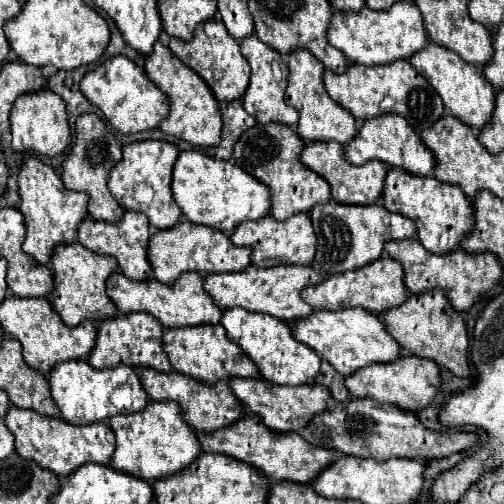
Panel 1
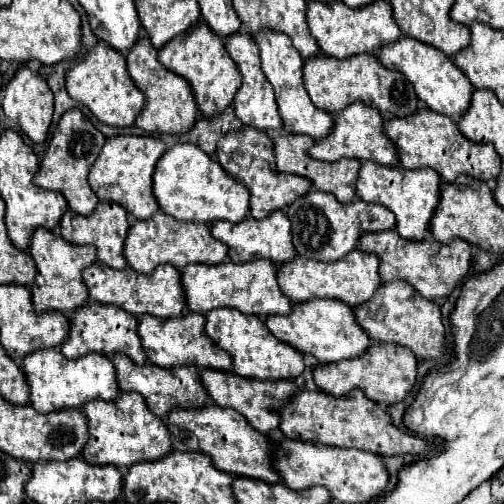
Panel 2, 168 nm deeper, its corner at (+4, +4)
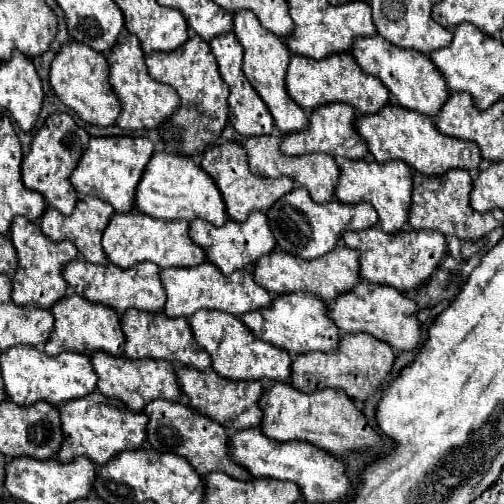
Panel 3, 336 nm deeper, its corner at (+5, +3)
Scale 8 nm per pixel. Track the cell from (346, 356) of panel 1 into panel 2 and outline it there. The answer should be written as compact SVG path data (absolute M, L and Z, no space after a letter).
M310 299L292 303L292 311L288 315L268 315L264 323L278 341L294 347L304 355L312 355L318 363L354 359L370 347L366 331L354 321L352 307L334 299Z

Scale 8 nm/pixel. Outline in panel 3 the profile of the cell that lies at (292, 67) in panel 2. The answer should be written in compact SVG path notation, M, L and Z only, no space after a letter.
M249 10L233 14L233 32L245 48L243 72L247 74L249 82L253 84L253 88L259 92L259 96L267 104L269 112L273 114L277 130L285 136L285 134L293 134L293 132L301 132L303 128L309 128L309 114L301 106L297 106L297 102L291 100L291 96L285 88L285 74L289 68L289 60L291 60L291 52L289 52L285 40L275 36L267 28L263 28L259 18Z

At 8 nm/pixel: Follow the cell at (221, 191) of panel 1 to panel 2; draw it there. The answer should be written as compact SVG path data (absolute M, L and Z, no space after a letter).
M176 143L174 147L166 149L162 159L158 159L152 179L152 191L158 207L178 221L198 221L210 225L216 219L224 219L238 223L246 217L250 207L248 189L228 177L218 161L210 159L196 145L188 143Z

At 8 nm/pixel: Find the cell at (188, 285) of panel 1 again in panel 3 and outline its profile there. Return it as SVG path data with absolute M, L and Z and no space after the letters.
M77 258L77 260L71 260L67 264L67 268L63 268L63 278L75 290L75 294L79 294L91 302L107 304L119 314L123 314L129 308L137 308L137 310L145 310L145 312L163 312L167 294L165 294L165 288L161 286L159 272L161 272L161 268L153 262L143 262L129 270L123 270L123 268L117 268L115 264L99 266L99 264L87 262L83 258Z

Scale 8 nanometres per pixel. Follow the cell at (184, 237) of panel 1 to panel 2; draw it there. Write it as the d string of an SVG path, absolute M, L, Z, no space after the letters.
M162 211L154 213L150 219L134 221L128 229L124 241L126 263L140 273L154 271L160 263L170 263L176 269L190 263L222 263L228 259L228 247L210 235L210 227L204 223L182 223L164 215Z

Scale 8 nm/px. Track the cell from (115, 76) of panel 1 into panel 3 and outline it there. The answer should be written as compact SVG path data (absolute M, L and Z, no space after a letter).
M71 42L61 48L51 64L49 82L59 100L75 110L81 120L95 126L113 126L121 116L121 102L109 84L109 62L107 58L81 42Z

